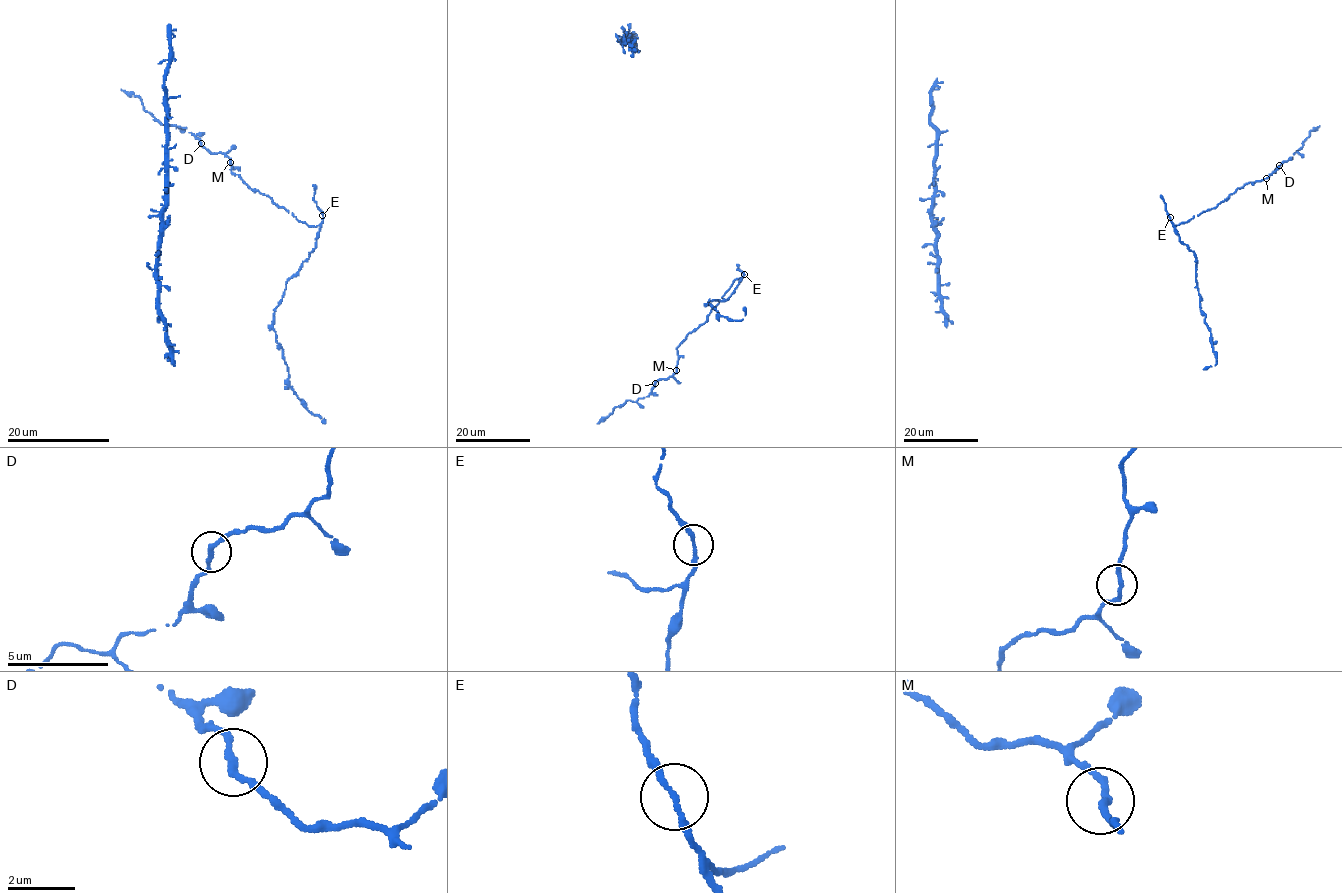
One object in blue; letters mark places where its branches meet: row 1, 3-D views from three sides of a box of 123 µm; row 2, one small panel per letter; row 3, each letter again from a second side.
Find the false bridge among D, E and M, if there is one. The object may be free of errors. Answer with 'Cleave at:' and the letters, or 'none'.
Cleave at: none

